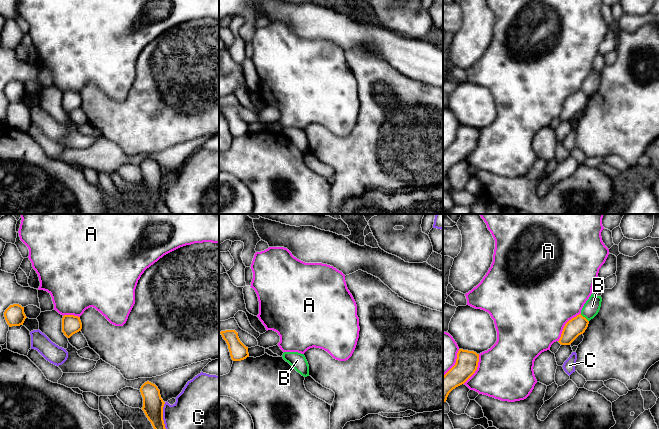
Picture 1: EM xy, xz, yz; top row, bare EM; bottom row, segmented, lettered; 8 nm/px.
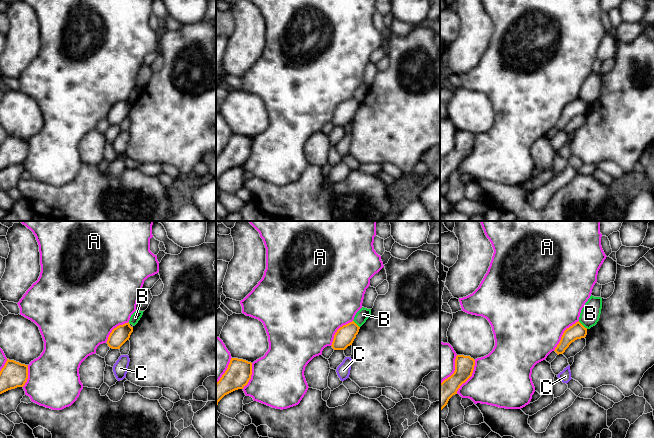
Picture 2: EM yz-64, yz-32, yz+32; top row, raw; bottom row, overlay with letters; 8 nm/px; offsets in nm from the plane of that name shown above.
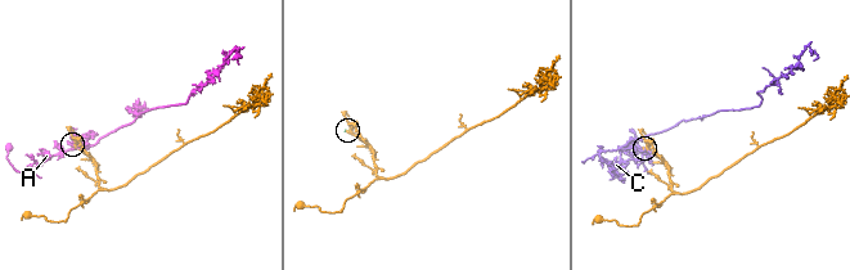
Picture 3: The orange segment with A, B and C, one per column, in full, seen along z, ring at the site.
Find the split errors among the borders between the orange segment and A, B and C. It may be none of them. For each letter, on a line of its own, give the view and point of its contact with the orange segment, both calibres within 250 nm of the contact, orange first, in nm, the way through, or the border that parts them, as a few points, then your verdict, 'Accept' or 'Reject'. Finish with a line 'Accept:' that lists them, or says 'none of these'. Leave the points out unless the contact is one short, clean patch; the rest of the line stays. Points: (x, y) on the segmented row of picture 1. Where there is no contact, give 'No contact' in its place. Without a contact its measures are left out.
A: Touches orange at yz (565, 325). Thickness 150 nm (orange) against 480 nm. Reject
B: Touches orange at yz (584, 317). Thickness 150 nm (orange) against 130 nm. Boundary: yz (580, 314), (588, 321). Reject
C: Touches orange at xy (162, 415). Thickness 170 nm (orange) against 300 nm. Reject
Accept: none of these

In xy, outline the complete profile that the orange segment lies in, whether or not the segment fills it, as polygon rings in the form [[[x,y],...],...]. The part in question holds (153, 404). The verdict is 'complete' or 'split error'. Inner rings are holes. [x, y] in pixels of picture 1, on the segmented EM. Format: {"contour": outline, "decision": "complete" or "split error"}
{"contour": [[[147,381],[140,388],[143,397],[143,407],[146,417],[154,429],[166,429],[163,420],[163,407],[165,402],[161,398],[158,387]]], "decision": "complete"}

